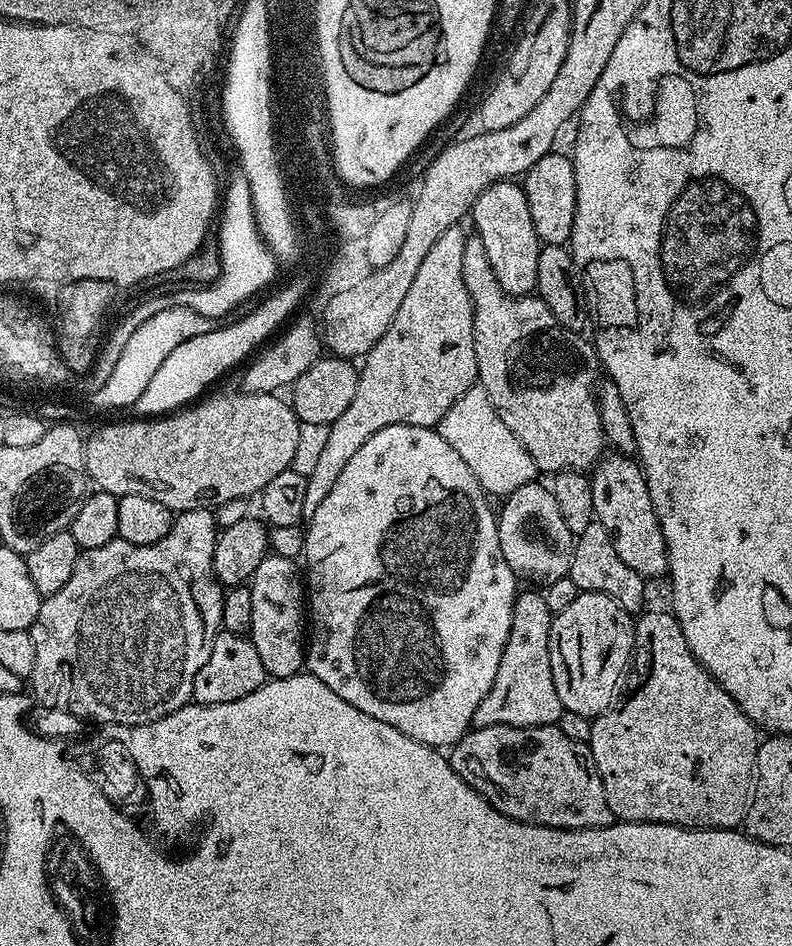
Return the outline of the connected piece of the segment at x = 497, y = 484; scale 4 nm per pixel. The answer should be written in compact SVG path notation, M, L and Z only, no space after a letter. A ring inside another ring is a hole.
M482 387L466 390L466 394L462 394L462 398L458 398L458 402L450 406L450 410L446 410L446 414L440 419L438 431L442 438L446 438L446 442L450 442L450 446L454 446L462 462L470 466L470 474L474 474L489 497L508 497L519 487L537 479L538 469L534 458L530 458L526 446L522 446L522 442L514 438L510 426L506 426L506 422L498 418L498 409L492 405L490 394L486 394Z

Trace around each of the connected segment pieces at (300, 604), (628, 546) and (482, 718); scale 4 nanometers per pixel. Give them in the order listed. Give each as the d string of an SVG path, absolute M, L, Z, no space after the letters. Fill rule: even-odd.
M271 554L266 555L261 565L254 570L250 587L254 598L254 622L250 639L252 645L258 650L258 658L262 658L262 666L272 678L297 675L306 664L306 584L302 579L297 561Z
M604 454L591 469L590 479L594 494L595 523L601 524L606 534L610 534L610 542L614 550L618 550L618 558L622 558L622 562L626 562L626 566L630 566L630 570L640 576L663 577L668 571L666 542L650 502L644 469L631 456Z
M521 591L516 598L510 638L502 650L502 662L498 674L494 674L494 686L490 694L482 698L478 710L474 710L472 728L485 728L505 724L515 728L533 728L535 724L556 724L565 712L554 690L554 678L550 670L550 626L553 613L546 606L546 598L539 591Z

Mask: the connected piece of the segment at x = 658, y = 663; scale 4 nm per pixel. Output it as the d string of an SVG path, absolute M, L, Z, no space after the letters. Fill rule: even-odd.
M664 610L664 612L648 612L645 611L643 615L639 617L641 620L637 619L635 621L636 633L634 634L634 642L636 647L632 653L632 659L630 661L631 671L636 671L632 677L629 675L628 689L623 692L619 698L613 699L612 707L608 708L600 716L595 717L592 720L592 729L590 730L590 738L588 739L587 745L592 749L592 757L594 762L598 766L598 774L602 778L602 786L606 790L606 802L610 806L613 817L620 822L635 822L638 824L677 824L680 828L731 828L733 830L739 829L744 823L744 818L748 810L748 802L750 799L750 793L752 790L752 785L754 783L754 769L756 766L756 750L758 747L758 729L755 724L752 723L752 719L743 712L738 706L738 702L730 694L726 694L726 690L722 690L722 686L716 681L709 672L703 668L700 663L694 658L694 654L690 650L690 646L686 646L686 638L682 634L682 626L678 626L676 617L672 615L671 611Z

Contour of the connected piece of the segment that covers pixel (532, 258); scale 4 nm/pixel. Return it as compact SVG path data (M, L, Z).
M499 180L492 184L474 202L470 221L475 235L486 246L486 258L490 258L490 270L498 278L498 286L511 296L531 296L538 282L538 254L542 247L540 235L534 230L534 218L530 218L530 206L519 183Z

